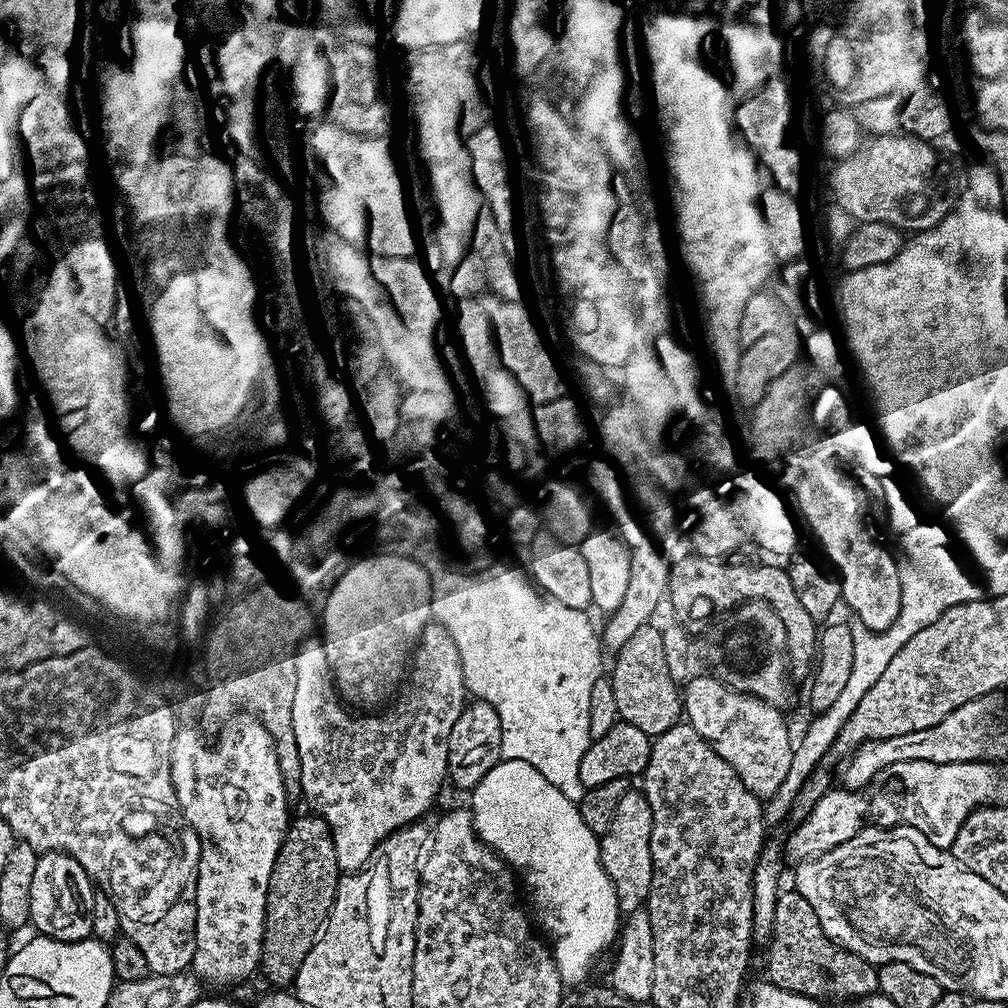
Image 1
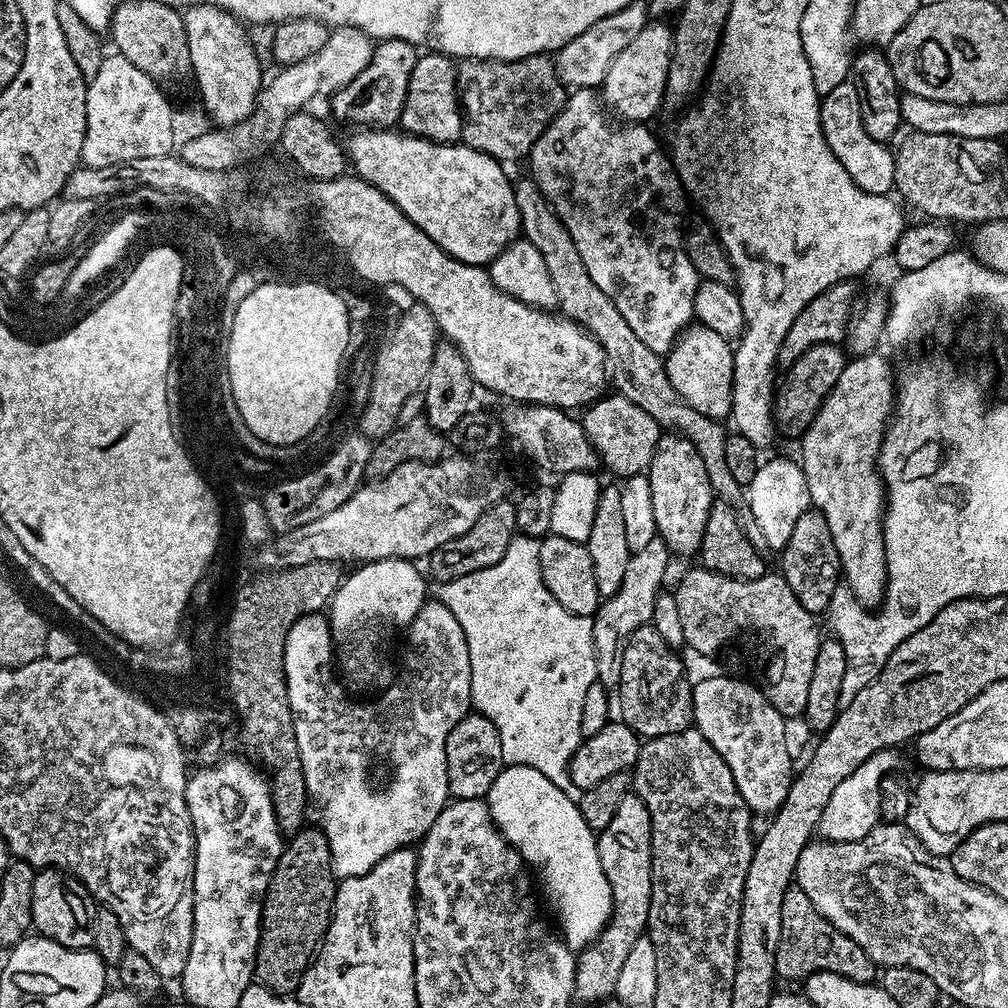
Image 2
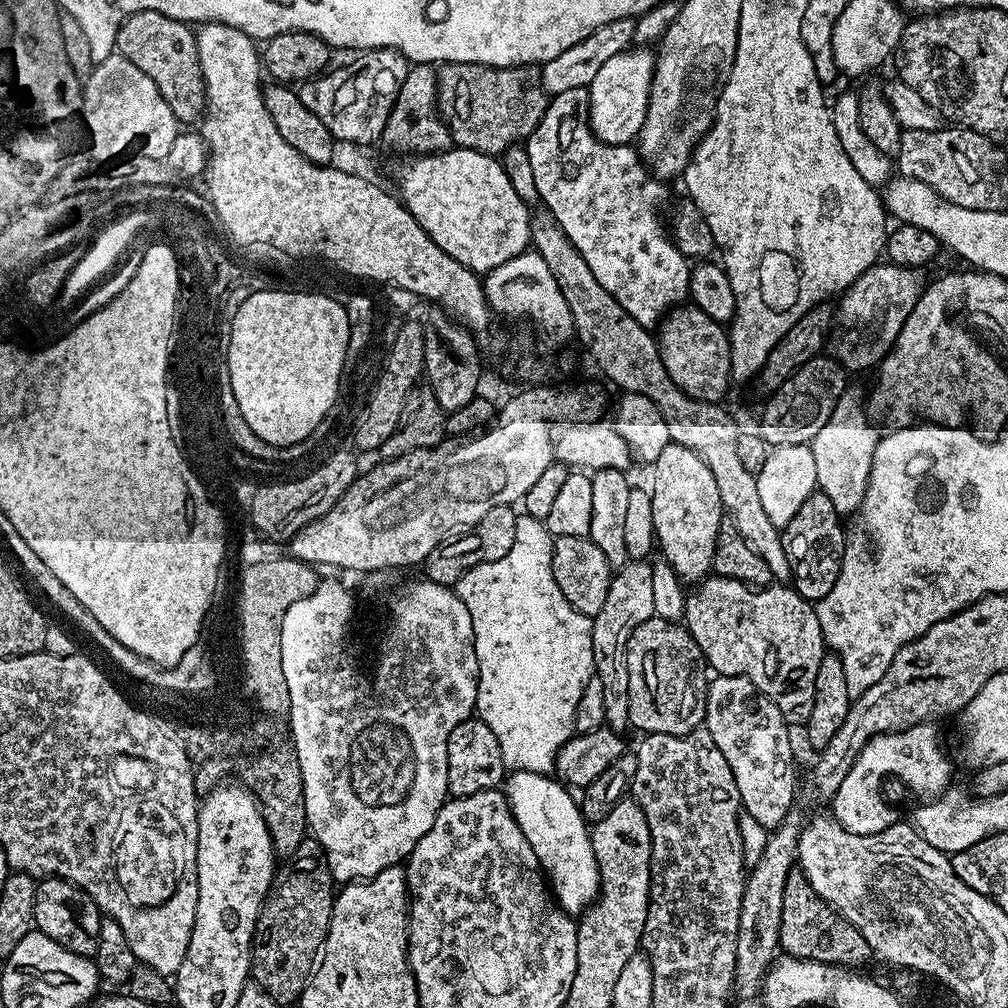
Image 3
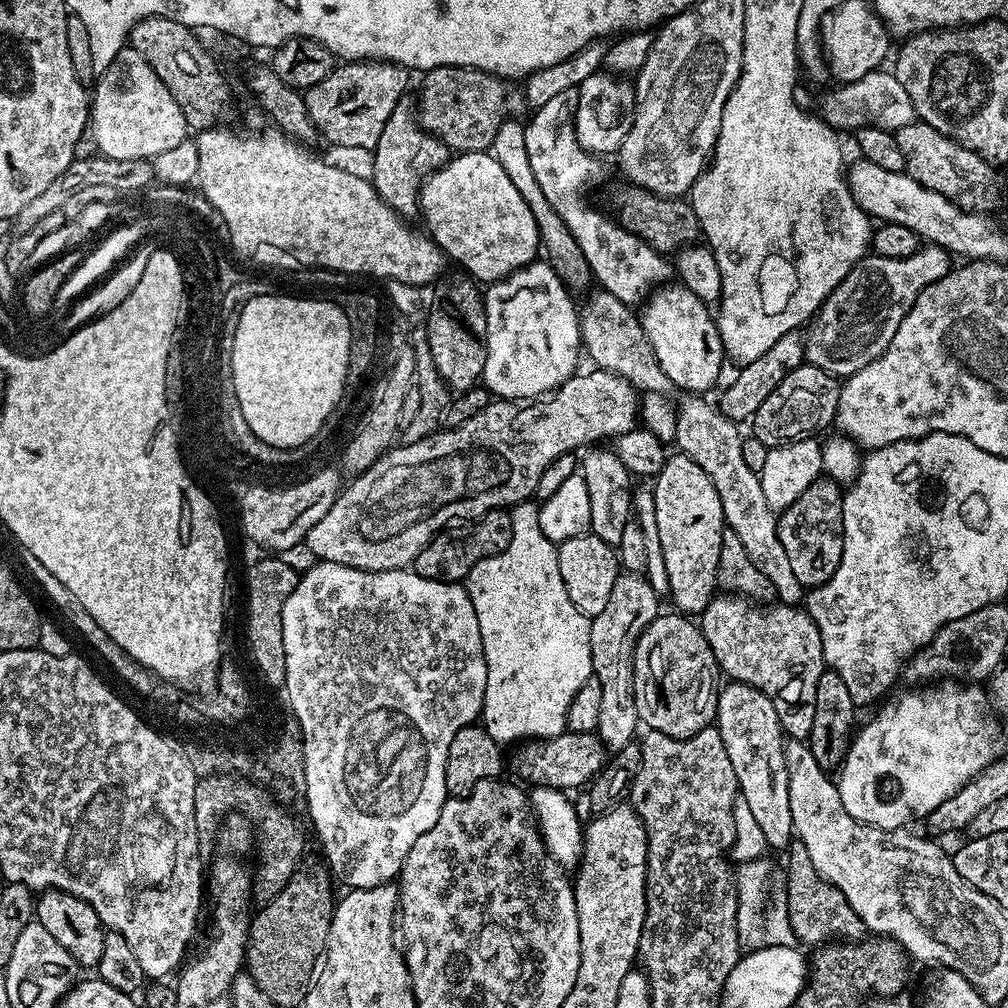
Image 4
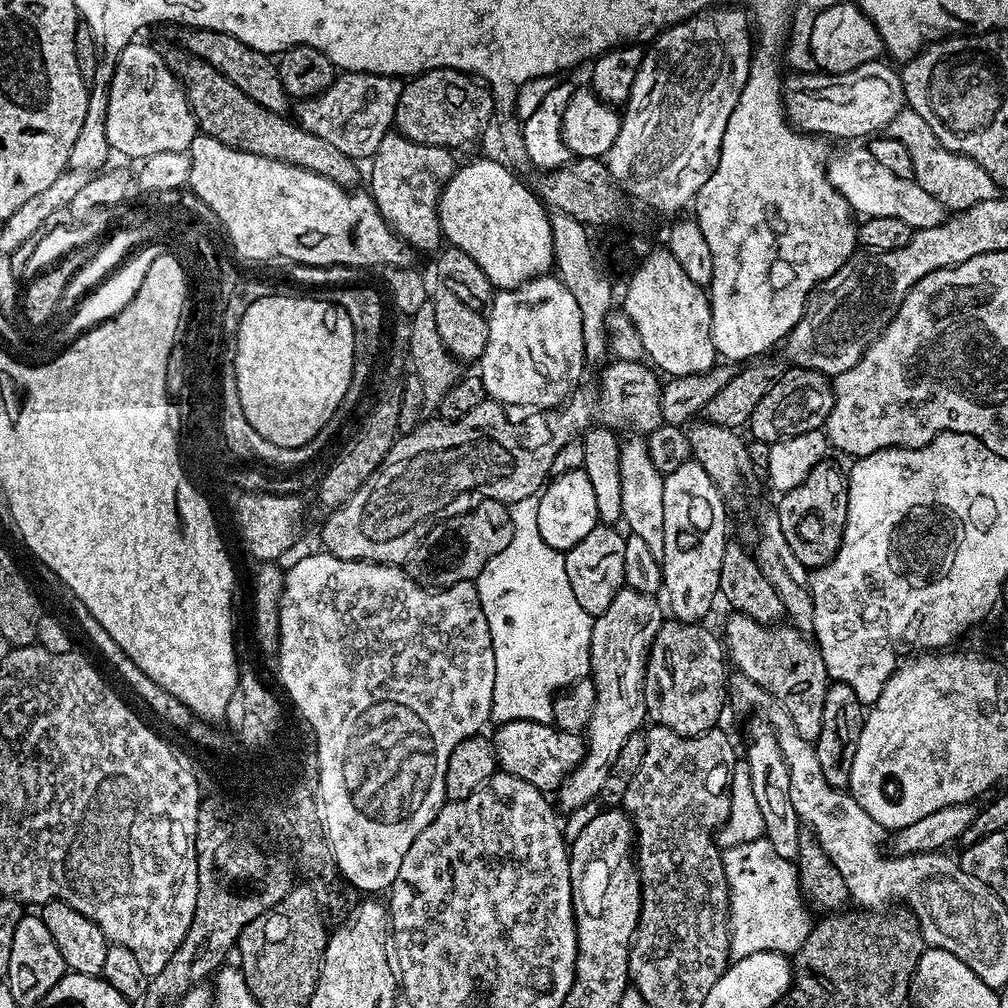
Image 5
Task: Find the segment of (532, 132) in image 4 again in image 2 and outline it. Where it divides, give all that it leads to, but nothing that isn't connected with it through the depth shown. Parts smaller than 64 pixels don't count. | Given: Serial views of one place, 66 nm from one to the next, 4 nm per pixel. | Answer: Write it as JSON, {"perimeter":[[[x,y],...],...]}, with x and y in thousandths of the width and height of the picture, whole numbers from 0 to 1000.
{"perimeter":[[[592,88],[564,90],[558,109],[542,125],[534,141],[530,141],[526,175],[556,213],[565,236],[569,236],[569,244],[573,244],[573,252],[577,252],[577,264],[581,264],[581,272],[589,276],[589,284],[613,304],[613,312],[621,315],[625,327],[629,327],[645,347],[661,351],[676,329],[688,320],[688,294],[696,277],[681,245],[681,188],[669,170],[664,152],[662,155],[655,148],[654,141],[639,128],[642,126],[638,122],[615,126],[619,128],[607,128],[606,122]]]}

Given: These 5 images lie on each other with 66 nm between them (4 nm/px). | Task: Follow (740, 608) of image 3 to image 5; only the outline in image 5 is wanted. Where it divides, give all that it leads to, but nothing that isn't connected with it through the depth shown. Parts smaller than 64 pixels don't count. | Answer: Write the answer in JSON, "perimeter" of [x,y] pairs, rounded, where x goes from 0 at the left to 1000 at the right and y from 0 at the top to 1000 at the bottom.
{"perimeter":[[[726,609],[719,617],[716,638],[721,654],[734,662],[731,663],[733,670],[760,684],[766,693],[784,708],[788,724],[792,724],[796,732],[808,736],[815,726],[815,696],[819,696],[823,678],[815,649],[809,638],[791,623],[777,618],[753,619],[748,613],[733,609]]]}

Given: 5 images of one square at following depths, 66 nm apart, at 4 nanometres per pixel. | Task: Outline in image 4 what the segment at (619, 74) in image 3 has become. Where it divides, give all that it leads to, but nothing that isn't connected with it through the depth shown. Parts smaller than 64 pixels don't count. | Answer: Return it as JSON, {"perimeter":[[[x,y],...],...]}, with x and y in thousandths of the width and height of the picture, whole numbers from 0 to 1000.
{"perimeter":[[[596,69],[585,73],[581,81],[575,83],[573,93],[573,109],[569,129],[573,141],[585,153],[599,157],[602,151],[614,152],[617,141],[621,141],[621,133],[625,133],[625,125],[631,112],[631,88],[622,78]]]}

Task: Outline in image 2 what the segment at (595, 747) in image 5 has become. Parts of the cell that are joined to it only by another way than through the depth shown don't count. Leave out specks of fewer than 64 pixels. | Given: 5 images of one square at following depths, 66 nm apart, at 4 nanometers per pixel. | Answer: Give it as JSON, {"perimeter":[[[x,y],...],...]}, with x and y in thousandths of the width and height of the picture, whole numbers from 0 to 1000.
{"perimeter":[[[654,534],[644,538],[639,545],[626,549],[616,581],[596,598],[591,610],[587,612],[591,669],[596,676],[614,676],[615,658],[619,652],[621,637],[625,629],[629,629],[629,625],[646,616],[650,594],[660,582],[659,570],[663,567],[663,552],[665,553],[664,542]]]}

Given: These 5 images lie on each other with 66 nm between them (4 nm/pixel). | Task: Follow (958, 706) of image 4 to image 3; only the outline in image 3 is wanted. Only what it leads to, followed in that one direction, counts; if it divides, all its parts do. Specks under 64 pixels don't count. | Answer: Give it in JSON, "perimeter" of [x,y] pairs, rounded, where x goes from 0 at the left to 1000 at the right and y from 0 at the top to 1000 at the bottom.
{"perimeter":[[[918,716],[893,726],[880,726],[869,730],[851,748],[843,768],[839,768],[837,778],[831,780],[823,795],[824,809],[841,825],[852,829],[866,829],[890,816],[889,806],[873,791],[873,777],[877,770],[890,770],[903,785],[913,792],[925,792],[940,778],[944,770],[944,758],[937,751],[933,738],[929,735],[928,717]]]}

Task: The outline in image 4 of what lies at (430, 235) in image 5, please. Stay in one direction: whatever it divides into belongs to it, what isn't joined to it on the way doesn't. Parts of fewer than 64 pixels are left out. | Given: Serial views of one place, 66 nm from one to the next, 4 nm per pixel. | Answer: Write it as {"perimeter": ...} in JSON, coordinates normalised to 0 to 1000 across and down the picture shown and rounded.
{"perimeter":[[[402,93],[396,103],[391,105],[383,125],[379,125],[379,134],[375,136],[373,146],[368,148],[369,172],[367,178],[373,191],[384,200],[392,210],[402,216],[416,215],[417,186],[446,158],[446,148],[435,135],[427,133],[417,123],[417,116],[411,106],[408,94]]]}

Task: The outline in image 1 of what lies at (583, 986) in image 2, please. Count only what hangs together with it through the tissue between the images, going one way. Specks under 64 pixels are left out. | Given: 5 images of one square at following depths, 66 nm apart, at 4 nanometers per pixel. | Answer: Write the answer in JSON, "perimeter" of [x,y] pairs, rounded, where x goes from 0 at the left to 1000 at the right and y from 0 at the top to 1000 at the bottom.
{"perimeter":[[[624,784],[613,796],[613,808],[605,815],[605,823],[594,830],[595,853],[601,867],[607,872],[612,887],[614,904],[619,907],[636,904],[643,896],[647,874],[647,848],[645,847],[645,823],[647,805],[638,785]]]}

